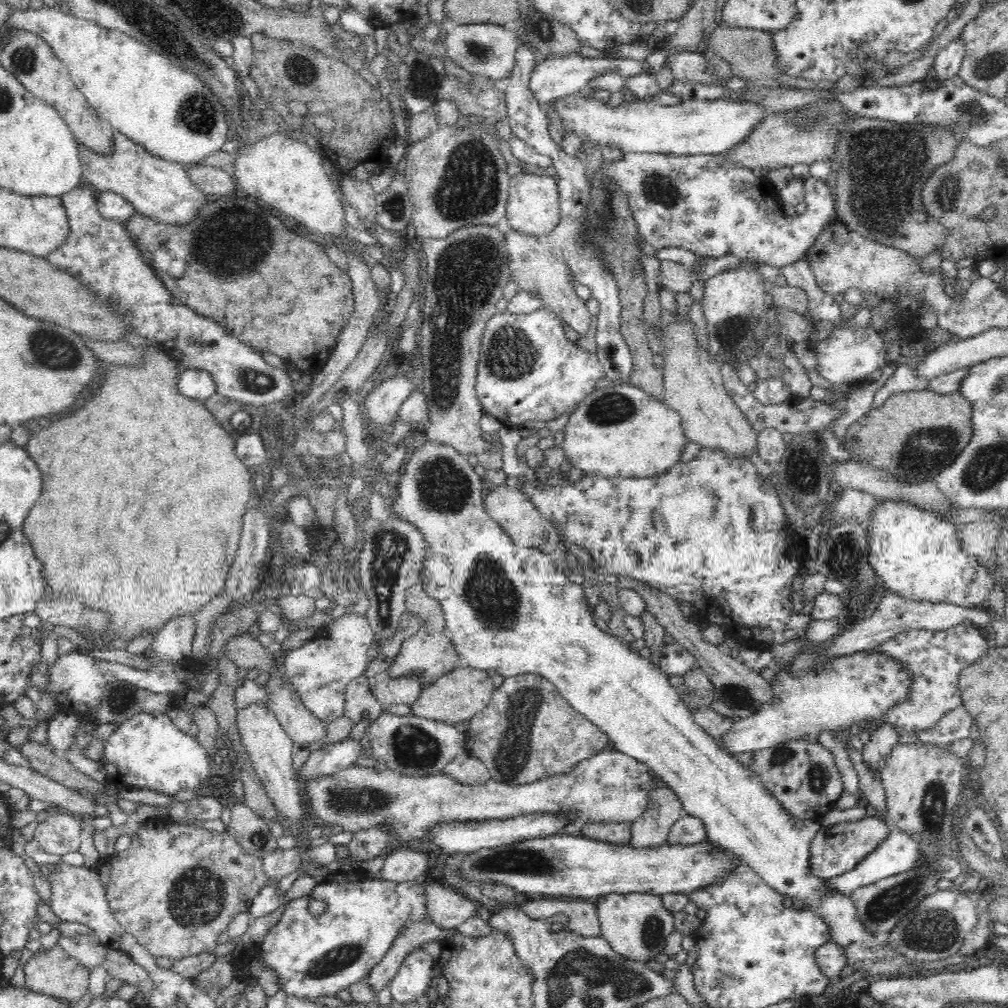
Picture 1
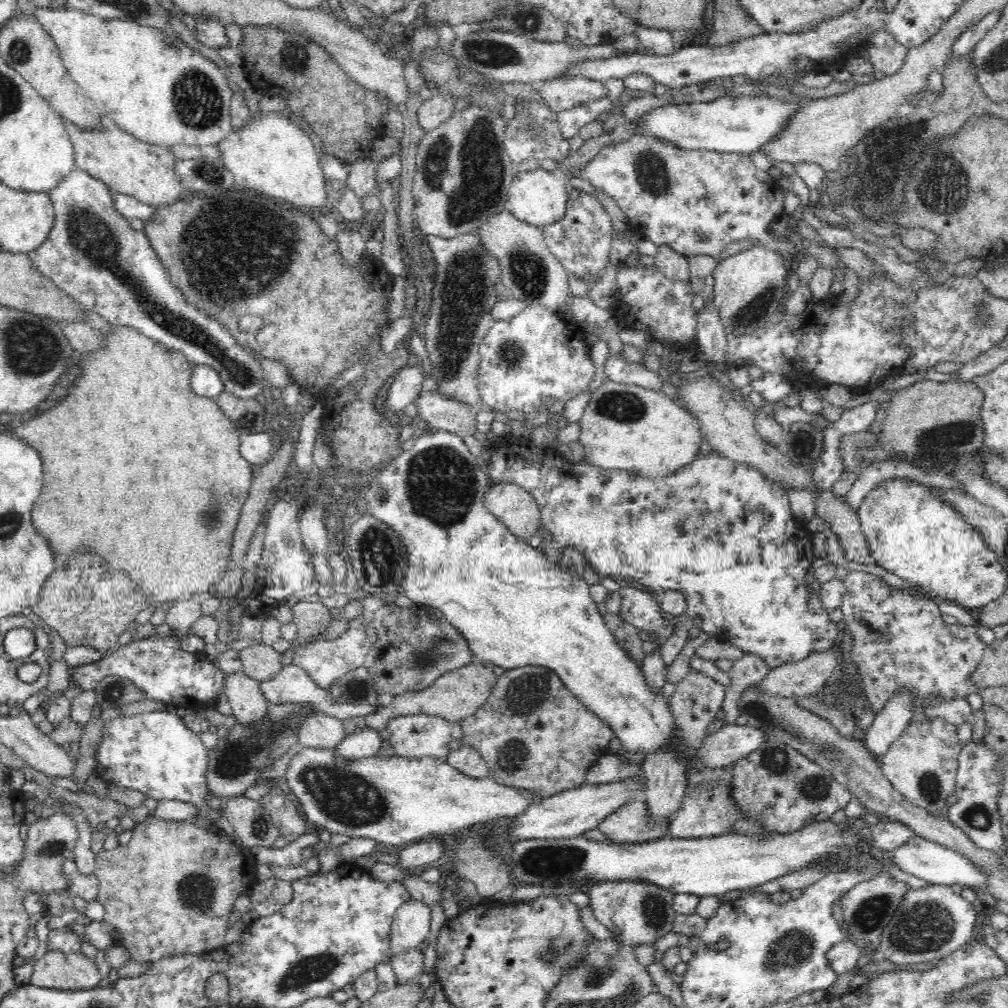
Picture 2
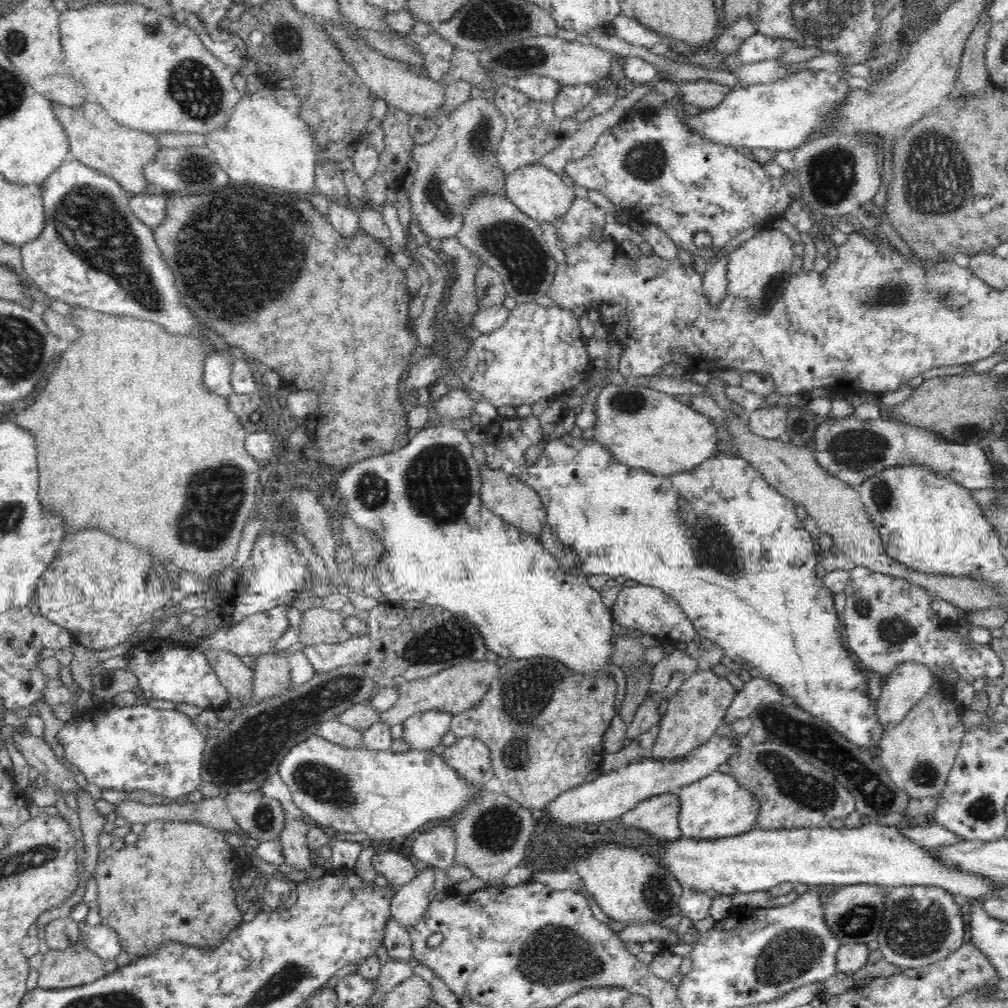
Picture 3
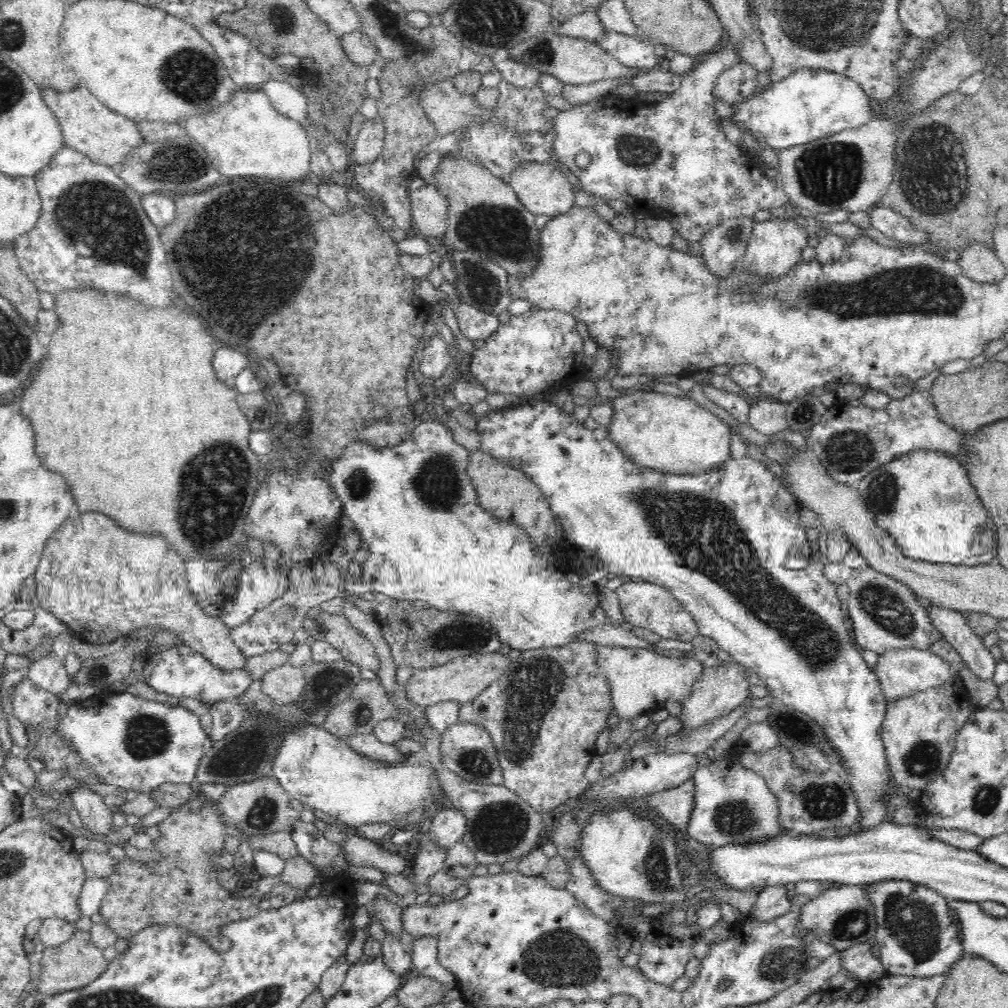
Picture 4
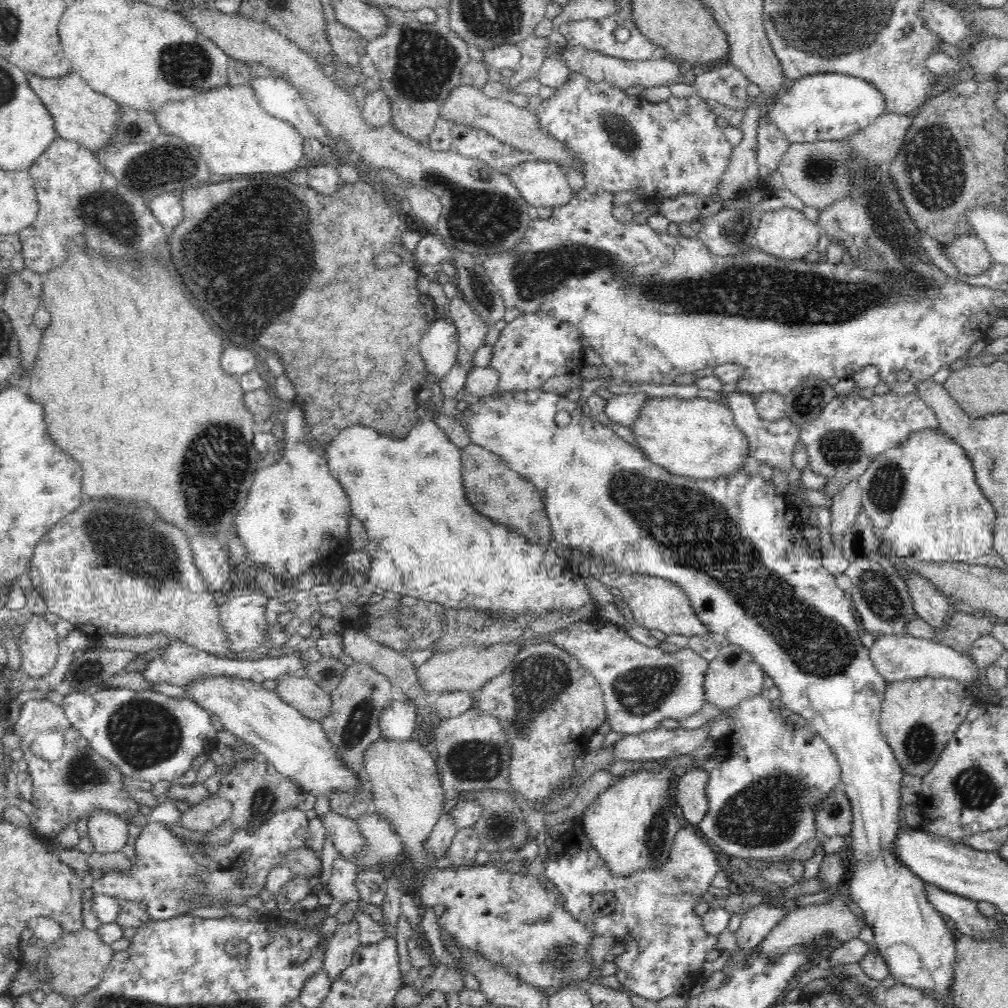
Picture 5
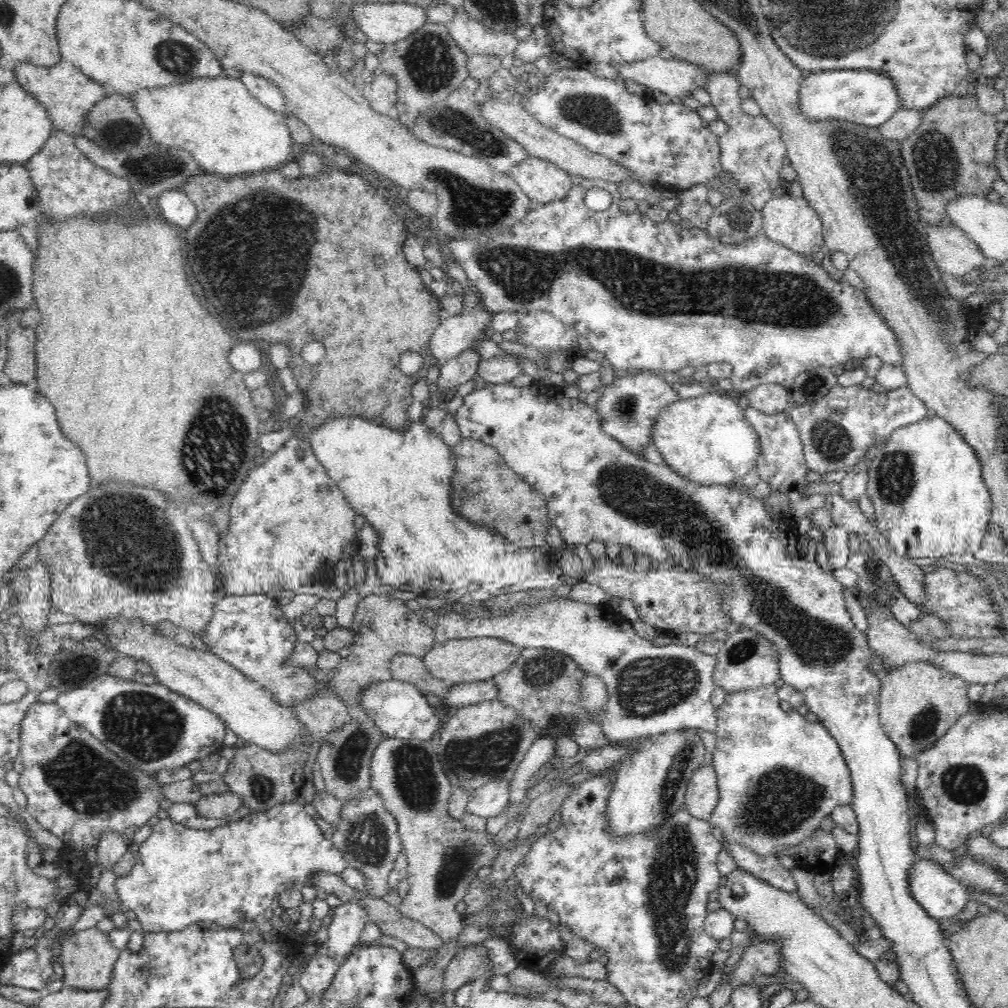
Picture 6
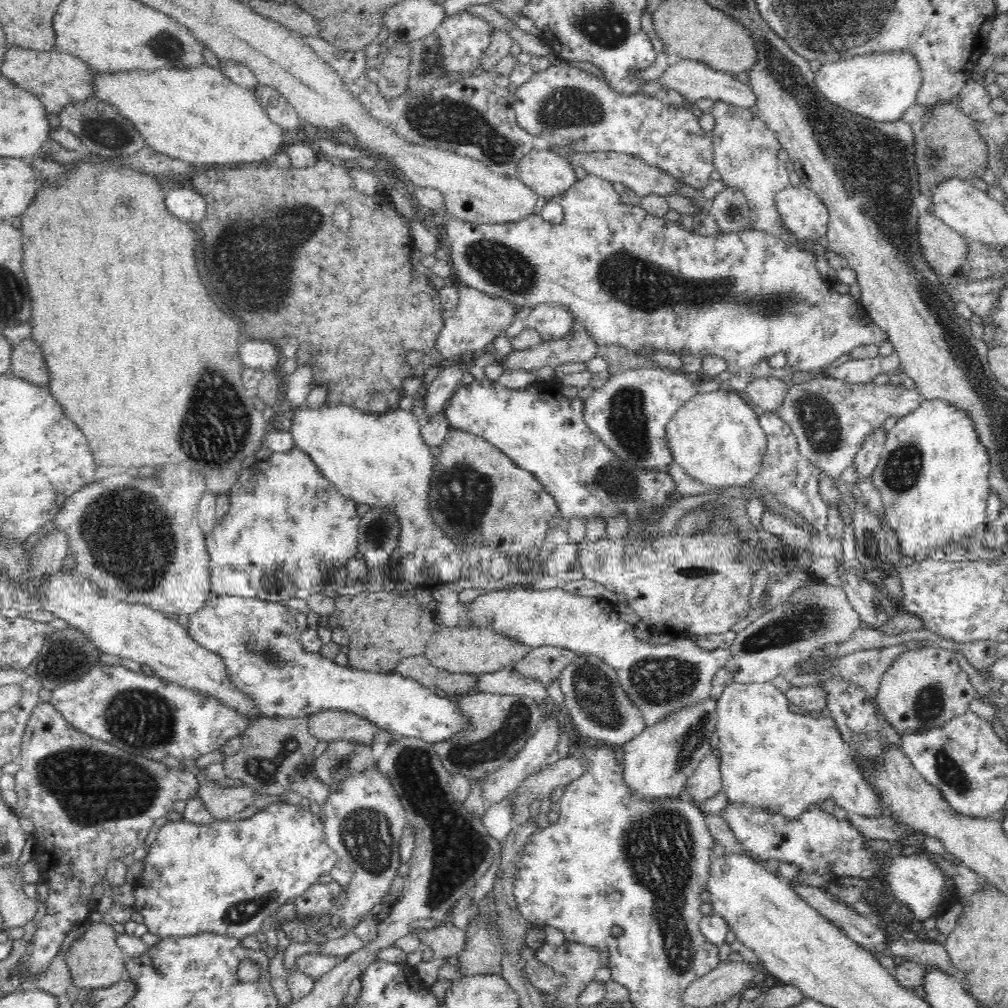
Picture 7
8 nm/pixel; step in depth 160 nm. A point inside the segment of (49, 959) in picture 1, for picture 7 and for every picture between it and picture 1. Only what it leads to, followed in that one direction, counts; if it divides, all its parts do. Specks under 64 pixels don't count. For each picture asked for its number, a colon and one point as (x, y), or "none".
2: (66, 971)
3: (74, 965)
4: (73, 964)
5: (77, 960)
6: (87, 960)
7: (96, 961)

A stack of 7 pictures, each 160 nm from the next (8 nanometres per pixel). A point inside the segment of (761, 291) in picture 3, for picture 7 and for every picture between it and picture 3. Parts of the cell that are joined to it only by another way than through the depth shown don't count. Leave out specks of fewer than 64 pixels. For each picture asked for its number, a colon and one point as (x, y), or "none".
4: (775, 246)
5: (786, 232)
6: (791, 220)
7: (804, 213)

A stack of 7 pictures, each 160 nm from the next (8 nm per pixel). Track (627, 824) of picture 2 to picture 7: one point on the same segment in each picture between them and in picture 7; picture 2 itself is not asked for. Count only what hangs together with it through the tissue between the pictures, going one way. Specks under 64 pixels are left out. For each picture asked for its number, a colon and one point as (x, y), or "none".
3: (660, 815)
4: (676, 804)
5: (691, 790)
6: (702, 795)
7: (706, 782)

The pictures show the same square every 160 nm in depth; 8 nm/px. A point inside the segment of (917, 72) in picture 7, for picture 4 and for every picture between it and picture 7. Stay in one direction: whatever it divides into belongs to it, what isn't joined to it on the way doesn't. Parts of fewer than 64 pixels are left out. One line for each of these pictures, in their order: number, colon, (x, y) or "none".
4: (810, 104)
5: (826, 106)
6: (862, 95)

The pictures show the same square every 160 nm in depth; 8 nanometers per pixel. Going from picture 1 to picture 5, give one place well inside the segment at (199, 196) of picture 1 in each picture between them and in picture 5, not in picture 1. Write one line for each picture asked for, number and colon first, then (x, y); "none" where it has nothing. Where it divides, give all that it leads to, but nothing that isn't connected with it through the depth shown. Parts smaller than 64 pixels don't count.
2: (128, 165)
3: (98, 141)
4: (105, 136)
5: (80, 113)

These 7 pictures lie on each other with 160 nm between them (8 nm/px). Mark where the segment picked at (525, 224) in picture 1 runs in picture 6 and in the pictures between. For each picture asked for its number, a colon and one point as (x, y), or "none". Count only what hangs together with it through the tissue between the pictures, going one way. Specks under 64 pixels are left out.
2: (539, 197)
3: (537, 191)
4: (545, 190)
5: (543, 184)
6: (541, 180)

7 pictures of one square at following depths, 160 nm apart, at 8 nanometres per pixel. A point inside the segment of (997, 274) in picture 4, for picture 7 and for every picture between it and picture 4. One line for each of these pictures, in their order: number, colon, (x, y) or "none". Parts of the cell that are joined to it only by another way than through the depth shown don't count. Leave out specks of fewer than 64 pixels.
5: (967, 253)
6: (955, 254)
7: (943, 249)

